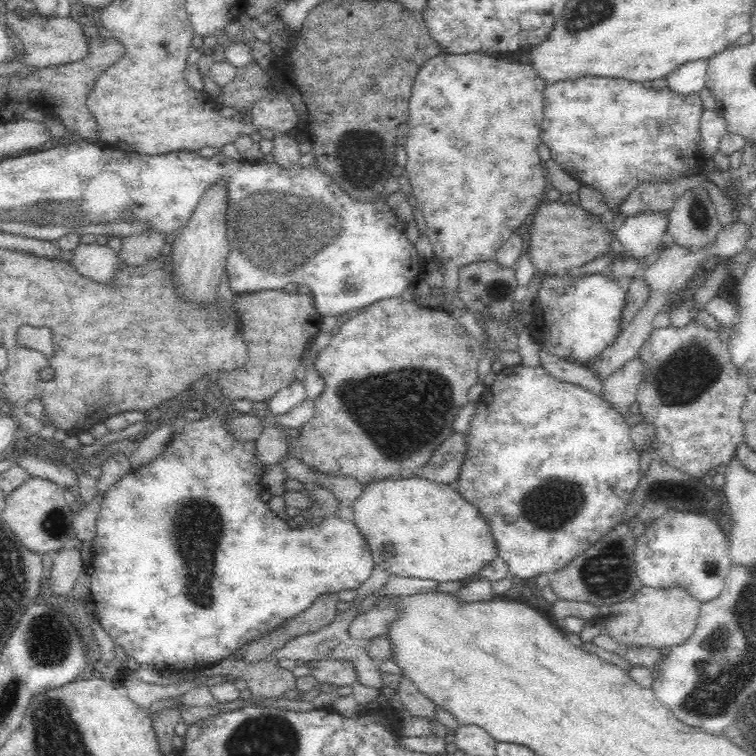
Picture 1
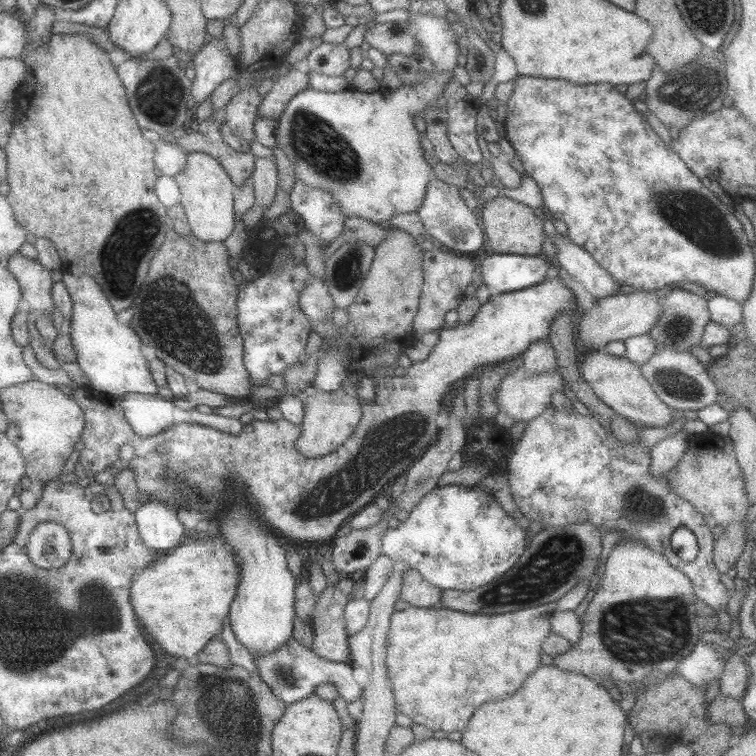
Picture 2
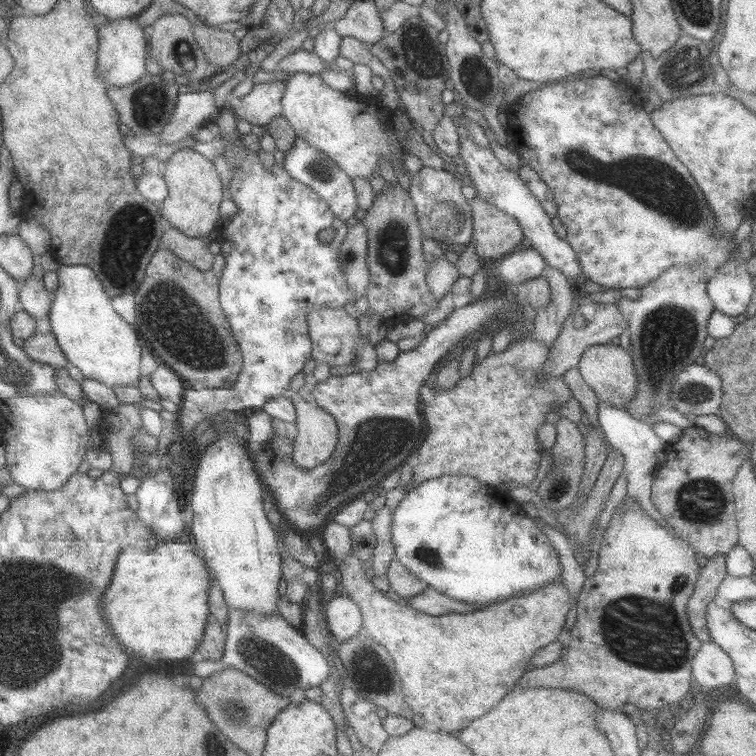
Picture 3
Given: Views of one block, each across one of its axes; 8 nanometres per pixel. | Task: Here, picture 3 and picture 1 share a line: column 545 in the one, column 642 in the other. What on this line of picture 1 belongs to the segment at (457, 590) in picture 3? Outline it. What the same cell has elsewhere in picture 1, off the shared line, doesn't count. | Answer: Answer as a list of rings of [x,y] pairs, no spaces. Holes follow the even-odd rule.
[[[668,509],[659,518],[646,523],[645,531],[636,537],[634,560],[638,578],[650,588],[683,588],[700,603],[715,599],[723,589],[725,578],[731,569],[729,537],[714,516],[686,510]]]

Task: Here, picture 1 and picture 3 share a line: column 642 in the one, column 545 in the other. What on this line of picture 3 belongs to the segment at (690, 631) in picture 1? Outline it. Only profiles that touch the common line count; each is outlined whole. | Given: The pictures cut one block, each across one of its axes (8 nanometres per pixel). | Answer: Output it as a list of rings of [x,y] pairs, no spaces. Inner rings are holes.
[[[352,554],[341,567],[341,593],[352,597],[364,613],[365,629],[373,640],[391,654],[398,676],[403,682],[405,701],[415,714],[421,714],[427,727],[442,732],[461,731],[479,716],[490,712],[502,697],[516,686],[515,682],[526,672],[526,664],[539,648],[554,643],[566,624],[570,612],[569,590],[560,583],[544,585],[526,596],[510,597],[472,612],[451,612],[432,616],[410,605],[388,600],[376,590],[373,579],[368,578],[366,562]]]

